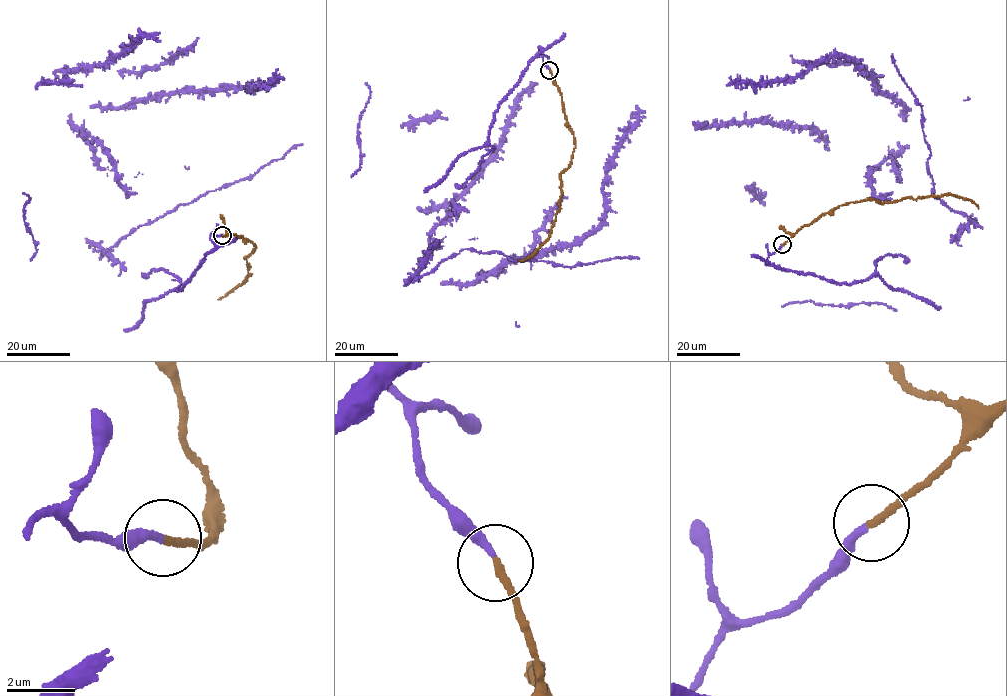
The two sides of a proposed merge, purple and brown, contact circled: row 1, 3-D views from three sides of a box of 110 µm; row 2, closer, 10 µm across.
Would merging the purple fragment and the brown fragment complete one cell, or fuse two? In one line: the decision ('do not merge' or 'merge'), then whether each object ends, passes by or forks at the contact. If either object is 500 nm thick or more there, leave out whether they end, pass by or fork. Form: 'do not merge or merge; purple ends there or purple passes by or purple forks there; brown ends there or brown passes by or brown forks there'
merge; purple ends there; brown ends there

